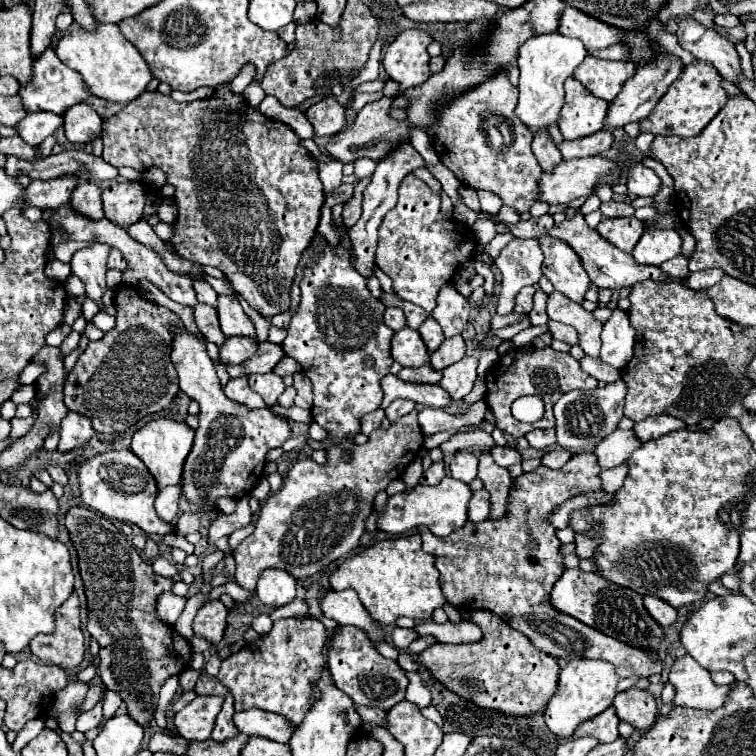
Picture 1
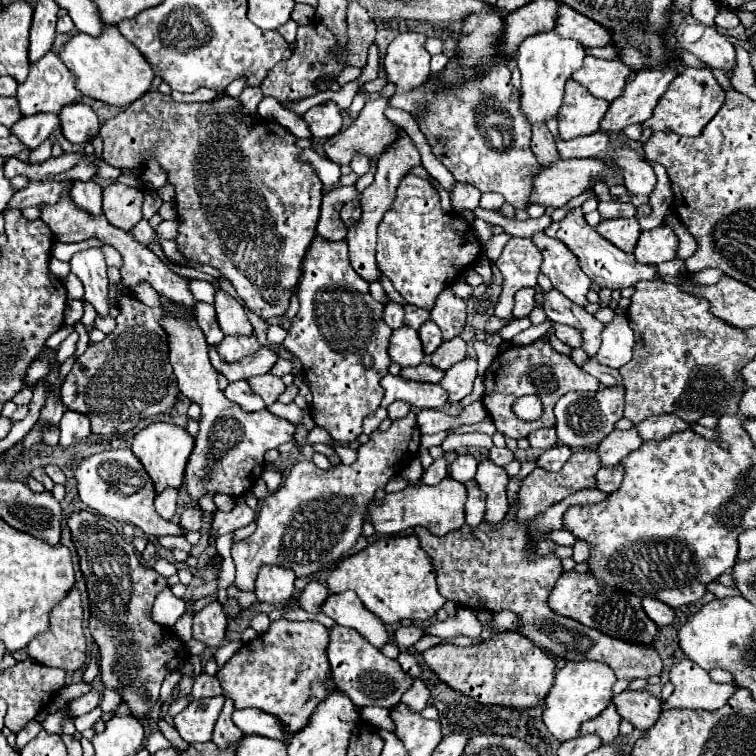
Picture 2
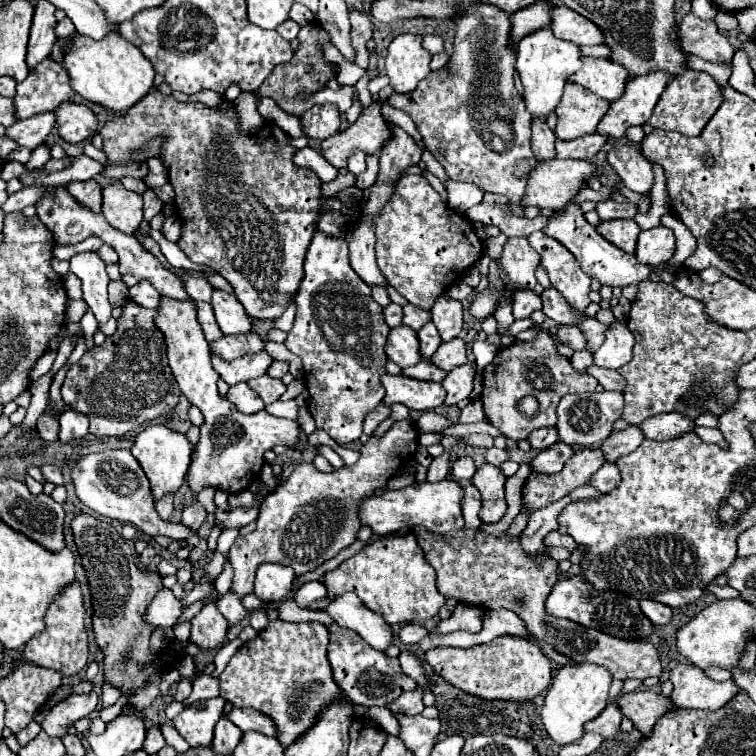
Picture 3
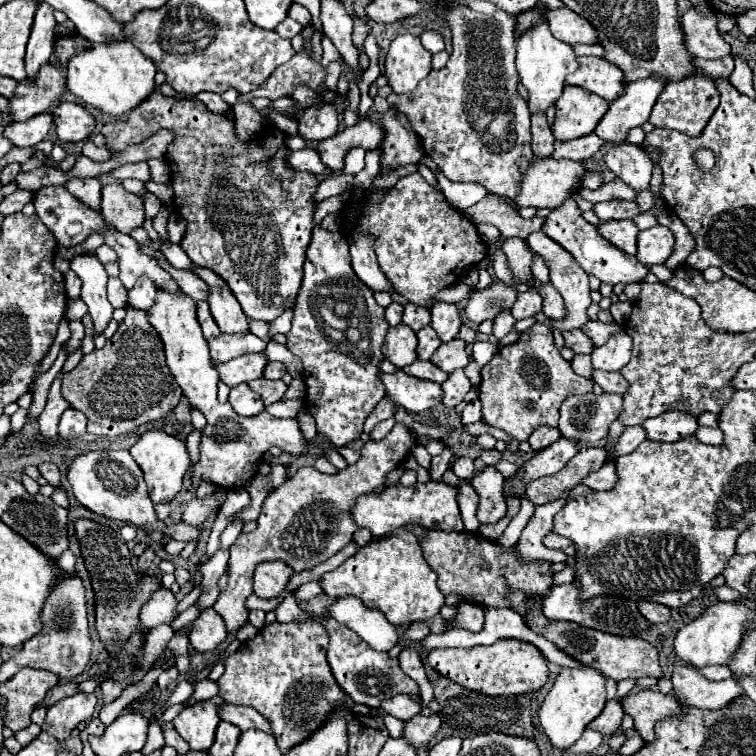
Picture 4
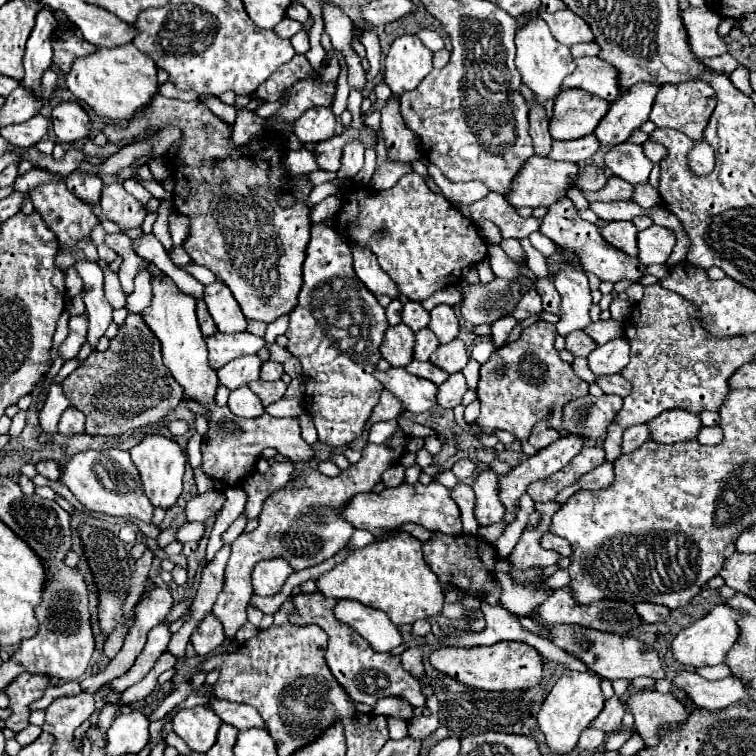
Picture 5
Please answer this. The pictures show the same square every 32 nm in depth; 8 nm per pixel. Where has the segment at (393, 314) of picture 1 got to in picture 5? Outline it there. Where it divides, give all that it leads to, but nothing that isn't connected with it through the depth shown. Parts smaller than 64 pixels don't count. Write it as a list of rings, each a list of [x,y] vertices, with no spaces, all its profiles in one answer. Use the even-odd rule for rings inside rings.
[[[392,300],[390,306],[386,308],[386,318],[390,326],[400,324],[400,316],[402,316],[402,302],[400,300]]]

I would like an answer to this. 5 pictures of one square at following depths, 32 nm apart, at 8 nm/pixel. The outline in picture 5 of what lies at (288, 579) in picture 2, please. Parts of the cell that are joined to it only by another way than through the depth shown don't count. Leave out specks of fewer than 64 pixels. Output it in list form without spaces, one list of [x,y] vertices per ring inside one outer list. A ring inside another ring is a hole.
[[[282,558],[258,562],[254,572],[252,572],[254,594],[258,594],[258,596],[274,596],[274,594],[278,594],[292,572],[294,572],[292,566],[288,562],[284,562]]]

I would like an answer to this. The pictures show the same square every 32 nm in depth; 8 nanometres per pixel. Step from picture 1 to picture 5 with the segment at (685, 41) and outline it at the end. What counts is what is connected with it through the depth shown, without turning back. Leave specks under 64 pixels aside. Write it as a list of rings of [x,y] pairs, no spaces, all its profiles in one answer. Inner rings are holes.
[[[706,6],[702,8],[686,8],[682,12],[682,22],[688,32],[688,44],[692,54],[700,56],[720,56],[728,52],[726,42],[718,34],[718,24],[720,16],[708,10]]]

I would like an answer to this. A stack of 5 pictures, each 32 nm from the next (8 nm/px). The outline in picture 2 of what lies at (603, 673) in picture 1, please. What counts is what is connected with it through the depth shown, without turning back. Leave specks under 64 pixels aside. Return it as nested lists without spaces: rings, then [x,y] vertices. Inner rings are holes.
[[[580,660],[580,662],[566,662],[564,668],[558,670],[552,694],[548,694],[544,702],[544,724],[546,728],[560,740],[572,740],[578,736],[578,728],[582,722],[596,718],[606,706],[612,702],[612,686],[616,682],[616,674],[610,666],[596,660]]]

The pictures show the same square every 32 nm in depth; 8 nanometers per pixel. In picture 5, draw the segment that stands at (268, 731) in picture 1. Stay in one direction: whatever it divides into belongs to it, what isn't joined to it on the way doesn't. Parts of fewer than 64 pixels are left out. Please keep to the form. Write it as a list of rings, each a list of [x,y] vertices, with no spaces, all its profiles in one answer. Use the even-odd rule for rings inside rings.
[[[212,700],[212,710],[226,724],[236,726],[238,730],[248,730],[248,728],[262,728],[262,730],[266,730],[262,716],[252,706],[232,704],[232,702],[224,702],[224,700]]]

